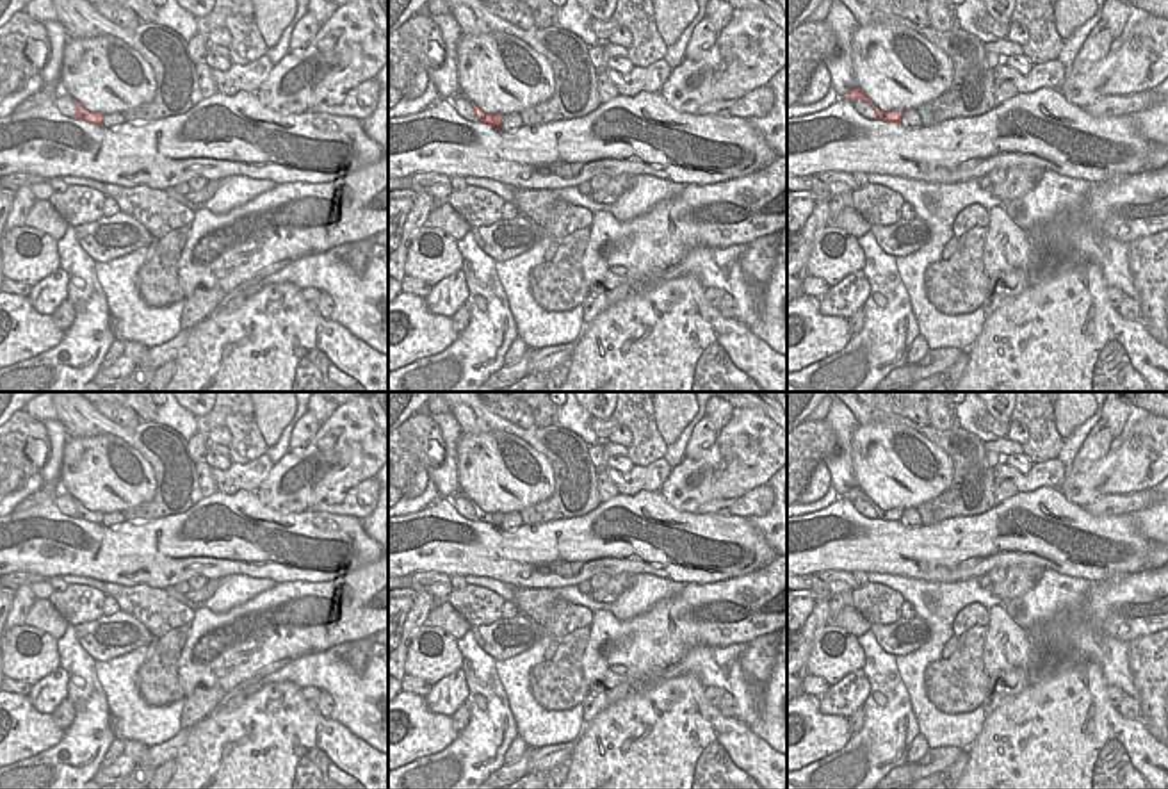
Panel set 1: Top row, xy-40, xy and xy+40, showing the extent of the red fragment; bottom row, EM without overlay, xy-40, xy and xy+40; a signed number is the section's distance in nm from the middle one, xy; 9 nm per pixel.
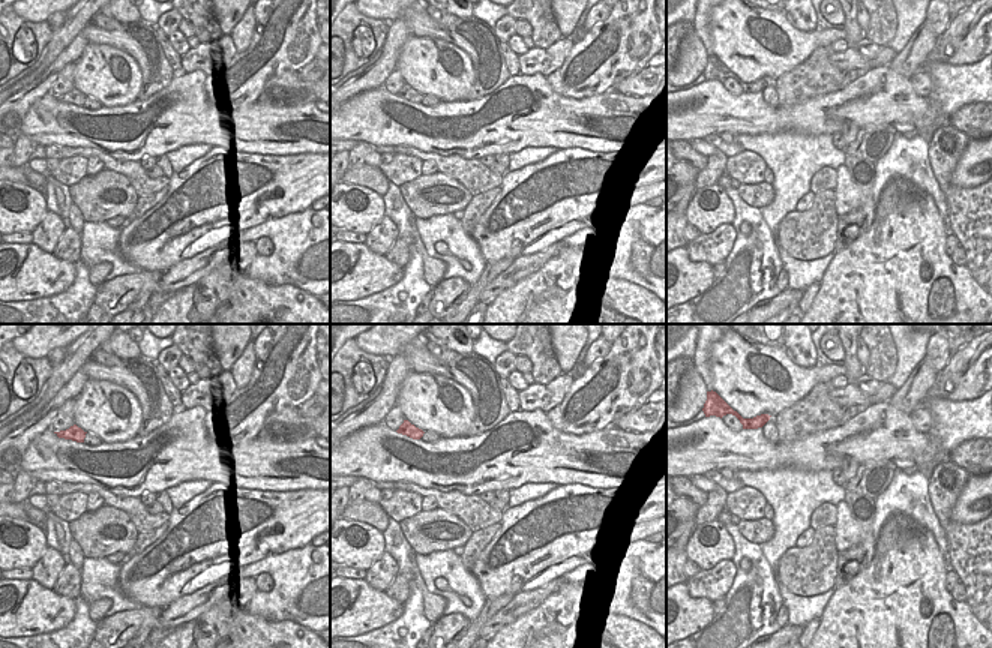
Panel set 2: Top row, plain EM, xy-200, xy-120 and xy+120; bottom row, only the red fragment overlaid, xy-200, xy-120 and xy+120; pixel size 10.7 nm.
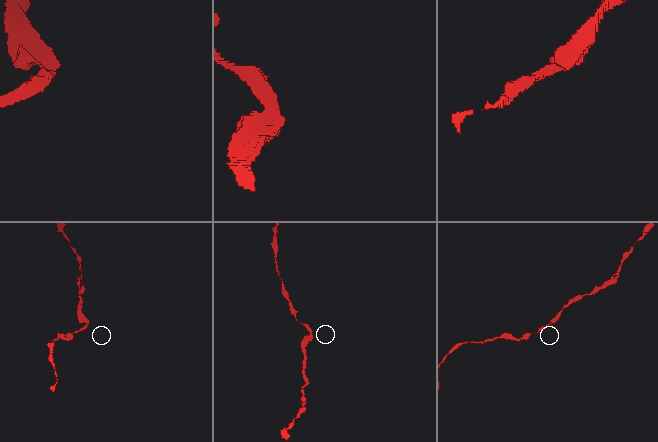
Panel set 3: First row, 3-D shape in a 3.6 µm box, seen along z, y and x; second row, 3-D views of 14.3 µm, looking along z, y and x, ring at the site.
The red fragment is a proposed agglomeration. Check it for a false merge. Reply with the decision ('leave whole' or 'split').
leave whole

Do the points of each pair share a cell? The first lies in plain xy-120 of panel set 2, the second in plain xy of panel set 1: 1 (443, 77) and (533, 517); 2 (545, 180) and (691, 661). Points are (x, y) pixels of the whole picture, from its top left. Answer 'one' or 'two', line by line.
1: two
2: two

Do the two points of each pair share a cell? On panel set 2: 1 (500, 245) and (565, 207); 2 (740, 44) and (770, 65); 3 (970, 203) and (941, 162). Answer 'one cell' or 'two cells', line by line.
1: one cell
2: one cell
3: one cell

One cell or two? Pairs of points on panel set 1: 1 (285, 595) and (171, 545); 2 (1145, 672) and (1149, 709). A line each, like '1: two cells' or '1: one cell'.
1: two cells
2: one cell

